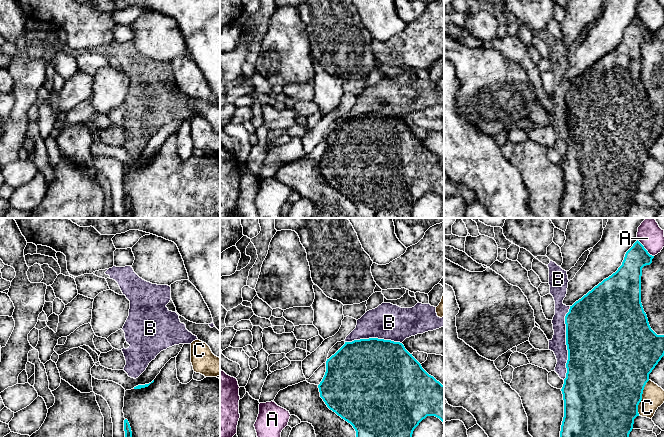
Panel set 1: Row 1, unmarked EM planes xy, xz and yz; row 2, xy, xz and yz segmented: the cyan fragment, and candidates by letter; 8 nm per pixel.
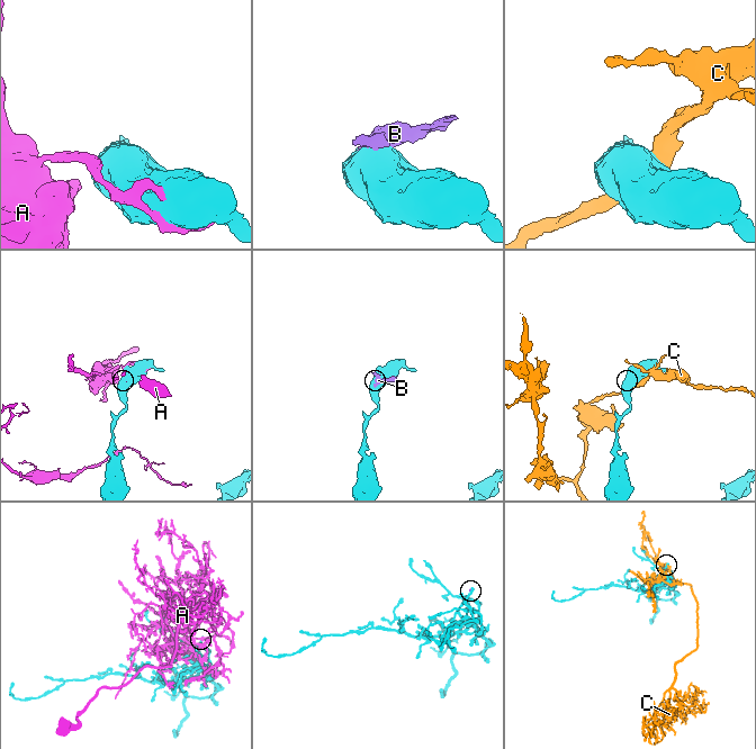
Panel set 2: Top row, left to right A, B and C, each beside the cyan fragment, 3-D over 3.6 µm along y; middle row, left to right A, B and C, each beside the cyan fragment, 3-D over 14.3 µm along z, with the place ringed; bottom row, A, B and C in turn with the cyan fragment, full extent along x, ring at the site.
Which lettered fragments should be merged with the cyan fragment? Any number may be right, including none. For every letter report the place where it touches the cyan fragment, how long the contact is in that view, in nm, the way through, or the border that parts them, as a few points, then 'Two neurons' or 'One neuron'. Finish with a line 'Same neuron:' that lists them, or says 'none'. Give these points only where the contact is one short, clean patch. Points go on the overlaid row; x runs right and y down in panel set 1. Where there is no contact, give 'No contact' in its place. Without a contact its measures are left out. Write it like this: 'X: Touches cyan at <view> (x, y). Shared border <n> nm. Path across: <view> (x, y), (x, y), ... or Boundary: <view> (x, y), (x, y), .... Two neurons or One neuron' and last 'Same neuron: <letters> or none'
A: Touches cyan at yz (644, 248). Shared border 190 nm. Two neurons
B: Touches cyan at yz (566, 343). Shared border 600 nm. One neuron
C: Touches cyan at yz (641, 397). Shared border 300 nm. Two neurons
Same neuron: B

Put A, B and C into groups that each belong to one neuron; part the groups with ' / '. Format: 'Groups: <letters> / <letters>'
Groups: A / B / C

